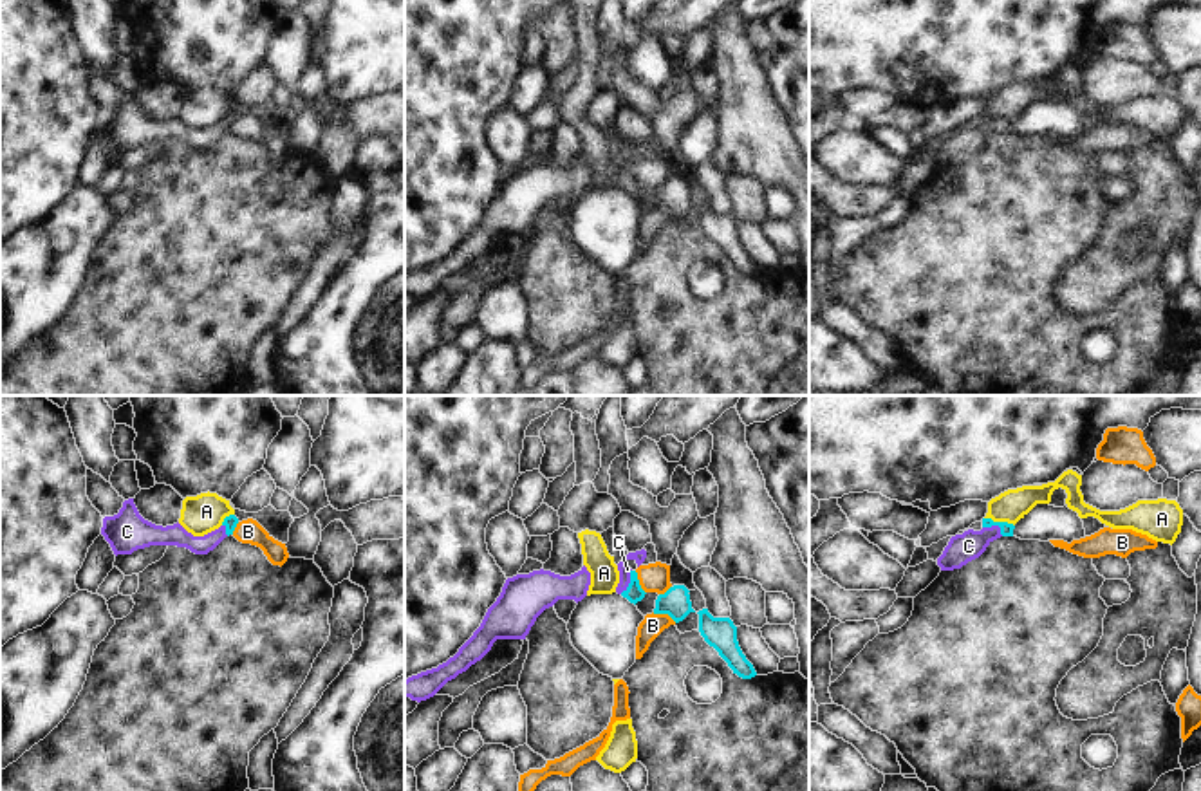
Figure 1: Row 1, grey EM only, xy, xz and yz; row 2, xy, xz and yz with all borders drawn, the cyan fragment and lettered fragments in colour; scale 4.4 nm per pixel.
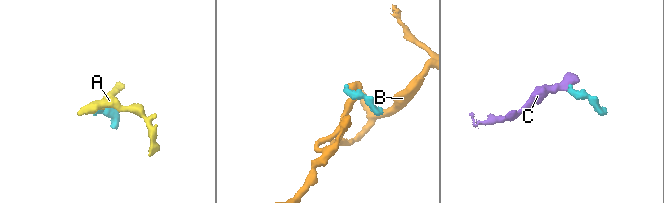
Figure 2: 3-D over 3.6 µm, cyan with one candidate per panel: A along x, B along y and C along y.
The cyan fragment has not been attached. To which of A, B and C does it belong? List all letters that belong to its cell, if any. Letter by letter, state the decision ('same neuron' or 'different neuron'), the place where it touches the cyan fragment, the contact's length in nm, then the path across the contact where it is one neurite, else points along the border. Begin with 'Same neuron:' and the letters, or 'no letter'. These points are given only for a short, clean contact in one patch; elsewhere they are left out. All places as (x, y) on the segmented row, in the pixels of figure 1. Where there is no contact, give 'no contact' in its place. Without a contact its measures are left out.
Same neuron: C
A: different neuron; meets cyan in yz at (999, 522); contact 140 nm long; border along yz (985, 517), (1014, 526)
B: different neuron; meets cyan in xz at (665, 613); contact 120 nm long; border along xz (652, 613), (667, 613), (676, 622)
C: same neuron; meets cyan in xz at (631, 582); contact 120 nm long; runs through xz (634, 593), (631, 582), (623, 571)

